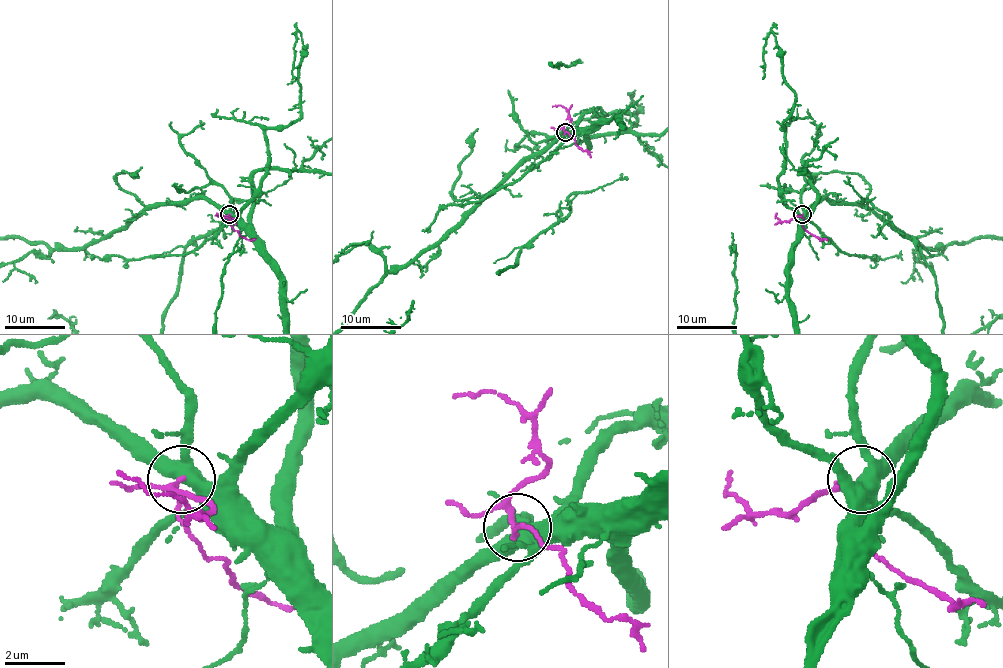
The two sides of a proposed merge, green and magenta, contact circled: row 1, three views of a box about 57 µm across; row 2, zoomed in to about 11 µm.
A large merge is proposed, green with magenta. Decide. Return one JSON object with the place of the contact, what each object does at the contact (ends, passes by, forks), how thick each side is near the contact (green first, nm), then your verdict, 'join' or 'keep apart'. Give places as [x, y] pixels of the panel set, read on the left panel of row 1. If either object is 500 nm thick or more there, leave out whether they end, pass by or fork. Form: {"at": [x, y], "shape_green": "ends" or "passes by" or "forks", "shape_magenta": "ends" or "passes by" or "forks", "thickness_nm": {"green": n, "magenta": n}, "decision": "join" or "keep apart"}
{"at": [229, 214], "shape_green": "forks", "shape_magenta": "forks", "thickness_nm": {"green": 400, "magenta": 120}, "decision": "keep apart"}

